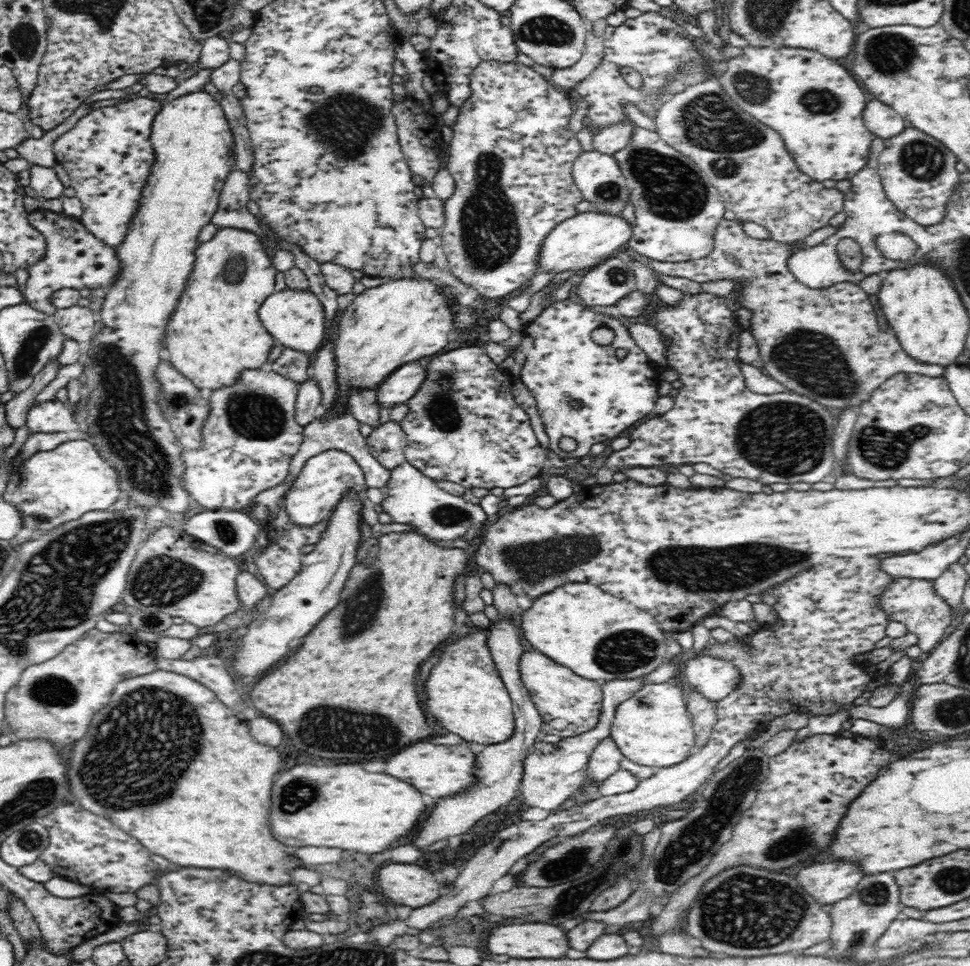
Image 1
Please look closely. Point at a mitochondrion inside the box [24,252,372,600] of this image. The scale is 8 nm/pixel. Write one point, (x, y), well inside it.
(120, 421)

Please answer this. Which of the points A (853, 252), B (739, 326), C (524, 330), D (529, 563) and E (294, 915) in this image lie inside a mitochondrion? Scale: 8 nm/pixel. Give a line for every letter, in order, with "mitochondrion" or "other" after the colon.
A: mitochondrion
B: other
C: other
D: mitochondrion
E: other

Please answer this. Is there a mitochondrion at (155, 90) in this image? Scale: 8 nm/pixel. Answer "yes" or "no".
no

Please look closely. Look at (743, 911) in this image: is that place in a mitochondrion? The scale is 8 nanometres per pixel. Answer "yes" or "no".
yes

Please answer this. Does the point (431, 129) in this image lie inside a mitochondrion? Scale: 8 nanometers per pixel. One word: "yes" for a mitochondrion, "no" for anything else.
no

